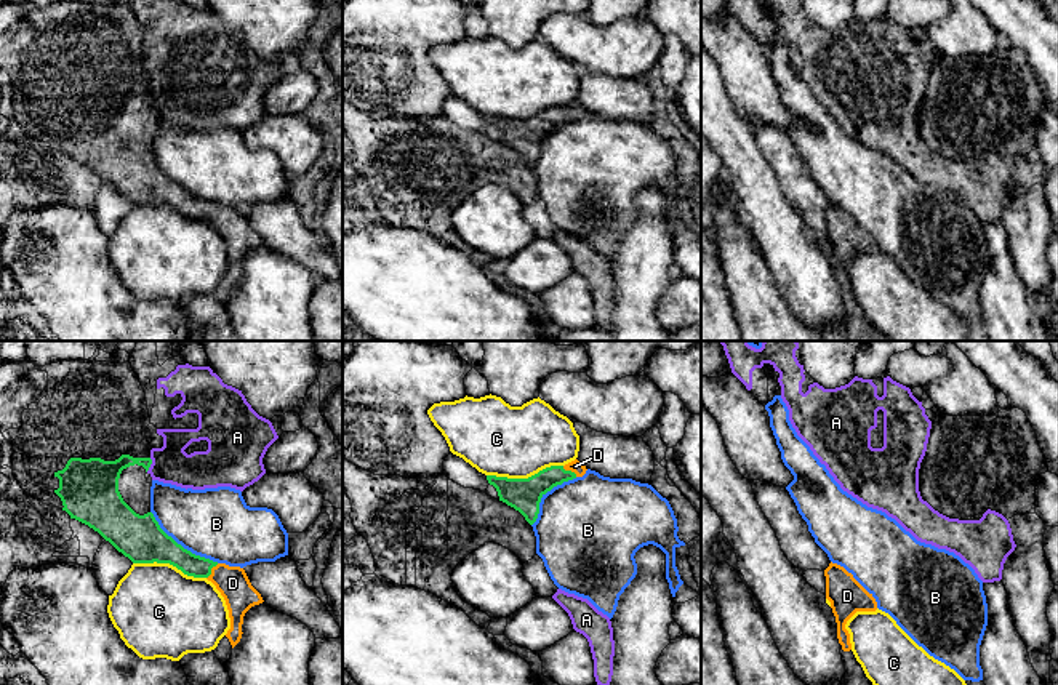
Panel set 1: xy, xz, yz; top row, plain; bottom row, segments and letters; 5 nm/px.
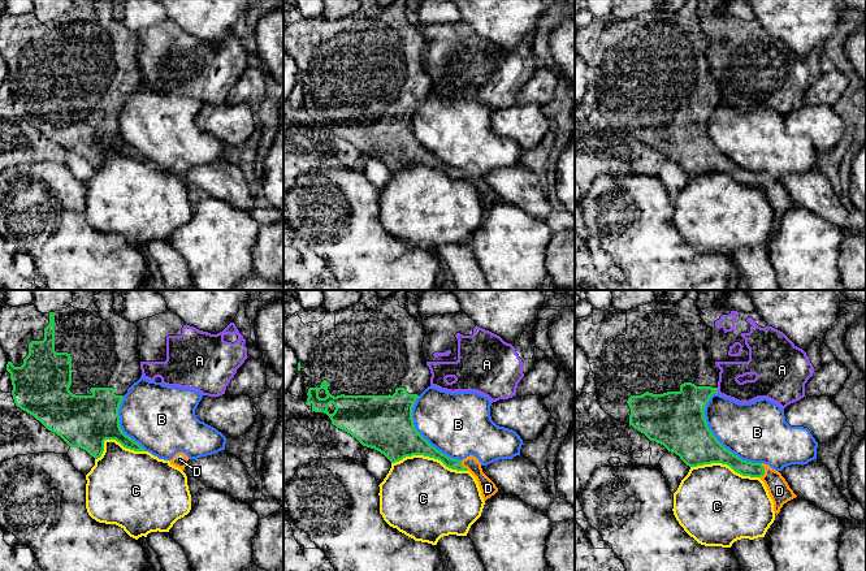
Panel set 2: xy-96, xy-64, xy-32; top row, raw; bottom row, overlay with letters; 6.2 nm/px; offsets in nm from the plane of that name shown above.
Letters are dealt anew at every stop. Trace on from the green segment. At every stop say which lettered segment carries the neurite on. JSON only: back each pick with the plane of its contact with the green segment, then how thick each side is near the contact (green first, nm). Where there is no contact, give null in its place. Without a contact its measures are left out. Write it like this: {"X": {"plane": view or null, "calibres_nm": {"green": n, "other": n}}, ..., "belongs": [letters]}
{"D": {"plane": "xz", "calibres_nm": {"green": 150, "other": 70}}, "belongs": ["D"]}

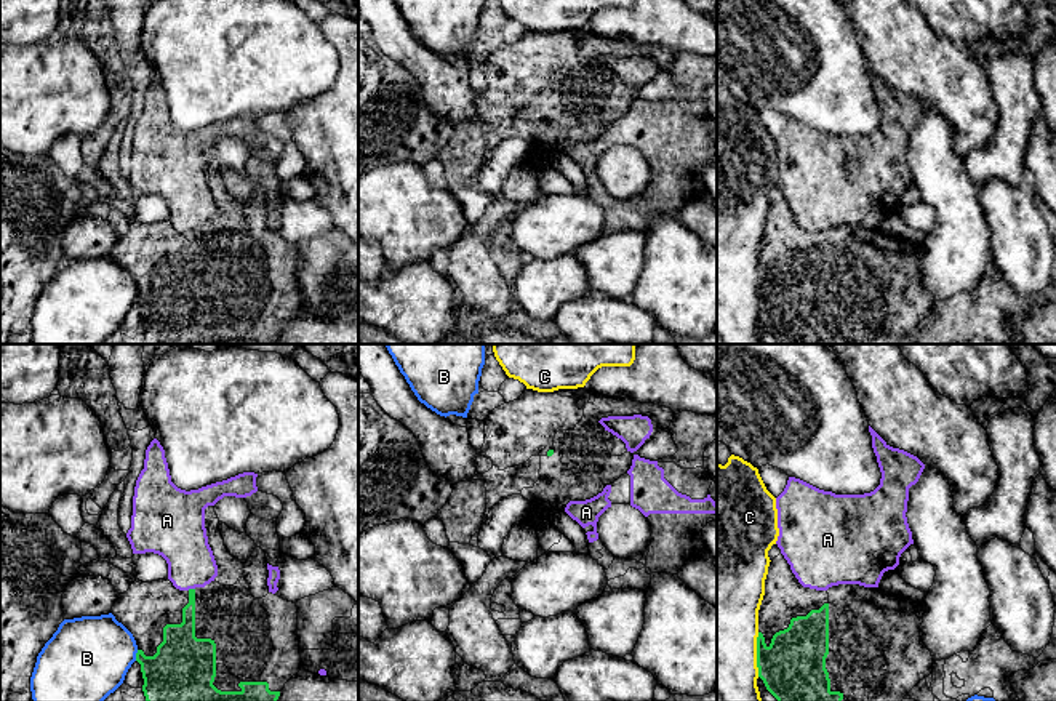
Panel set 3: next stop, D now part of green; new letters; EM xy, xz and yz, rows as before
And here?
{"belongs": []}

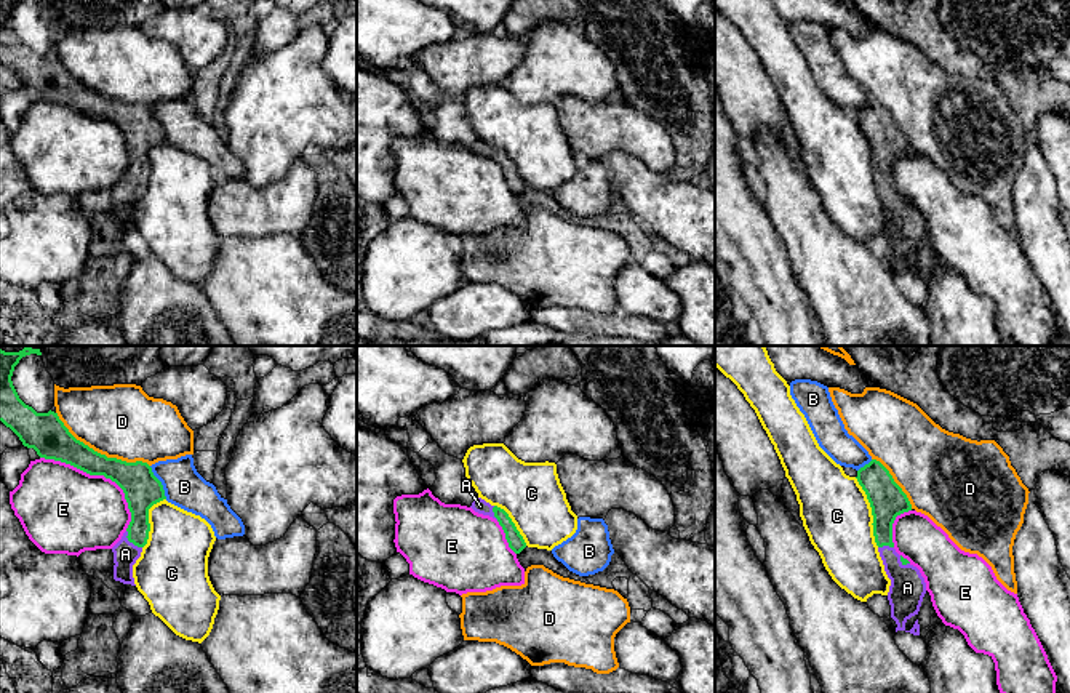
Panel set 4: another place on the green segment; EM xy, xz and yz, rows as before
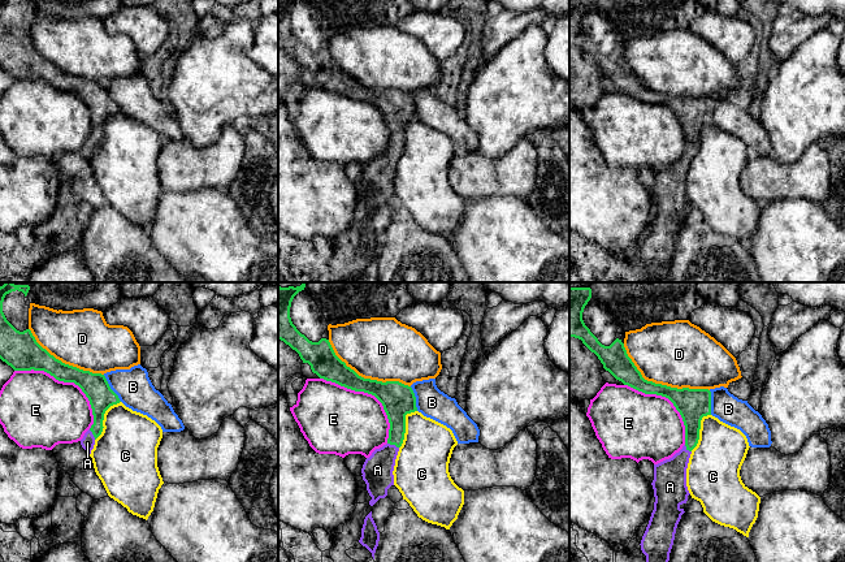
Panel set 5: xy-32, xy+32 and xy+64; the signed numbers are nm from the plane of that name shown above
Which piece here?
{"A": {"plane": "xy", "calibres_nm": {"green": 170, "other": 130}}, "belongs": ["A"]}

